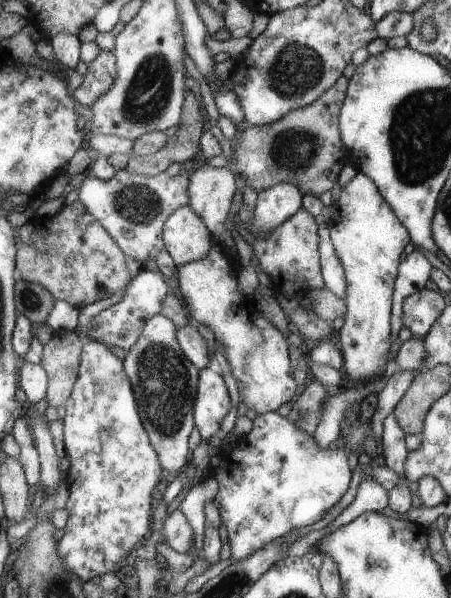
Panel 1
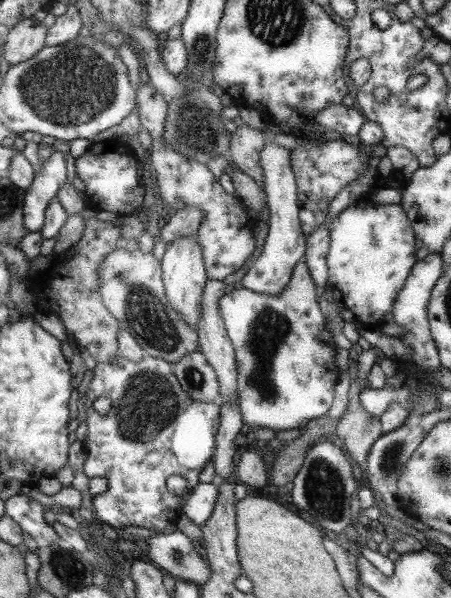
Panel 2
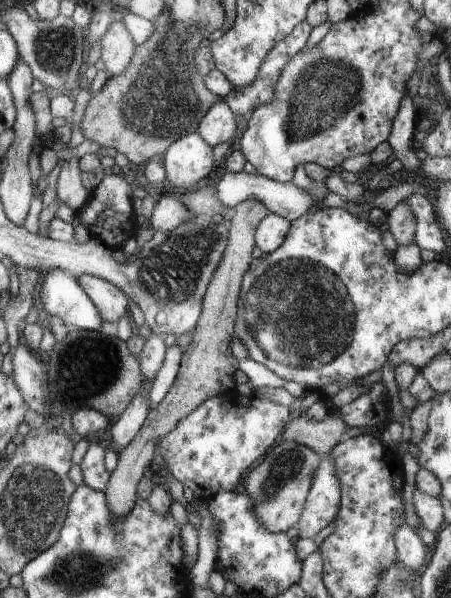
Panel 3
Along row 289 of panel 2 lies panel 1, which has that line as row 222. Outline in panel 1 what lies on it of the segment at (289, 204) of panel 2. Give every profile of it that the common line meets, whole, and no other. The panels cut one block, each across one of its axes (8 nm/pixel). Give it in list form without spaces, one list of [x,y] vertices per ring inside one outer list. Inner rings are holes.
[[[284,183],[264,188],[257,194],[254,220],[250,230],[254,234],[270,234],[292,215],[301,210],[304,194],[297,185]]]

